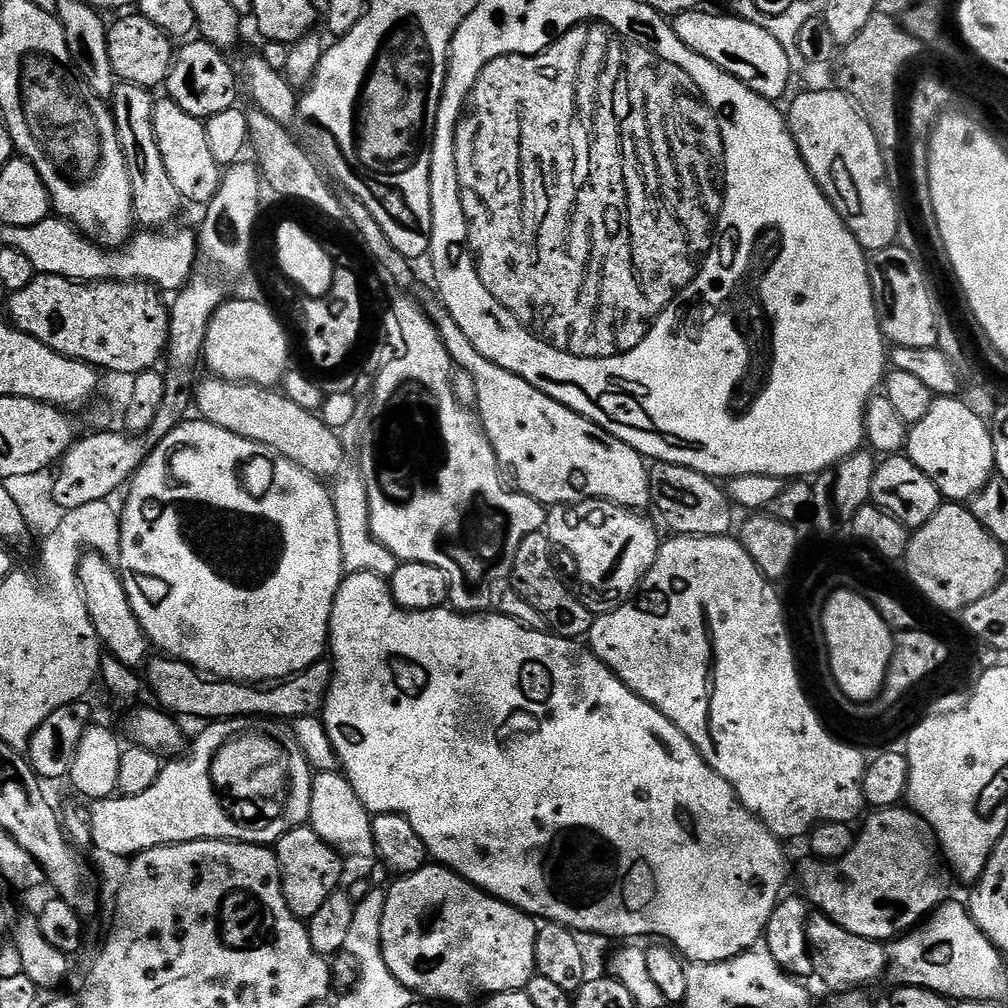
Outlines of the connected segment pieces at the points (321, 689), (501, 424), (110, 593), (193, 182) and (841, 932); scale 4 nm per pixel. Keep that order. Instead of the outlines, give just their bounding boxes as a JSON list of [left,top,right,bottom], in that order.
[[146,654,332,722],[422,298,652,510],[78,550,150,669],[152,98,222,206],[808,910,889,993]]

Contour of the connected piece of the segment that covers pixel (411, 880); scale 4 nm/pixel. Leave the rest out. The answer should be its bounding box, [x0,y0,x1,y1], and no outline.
[382,862,538,1000]

